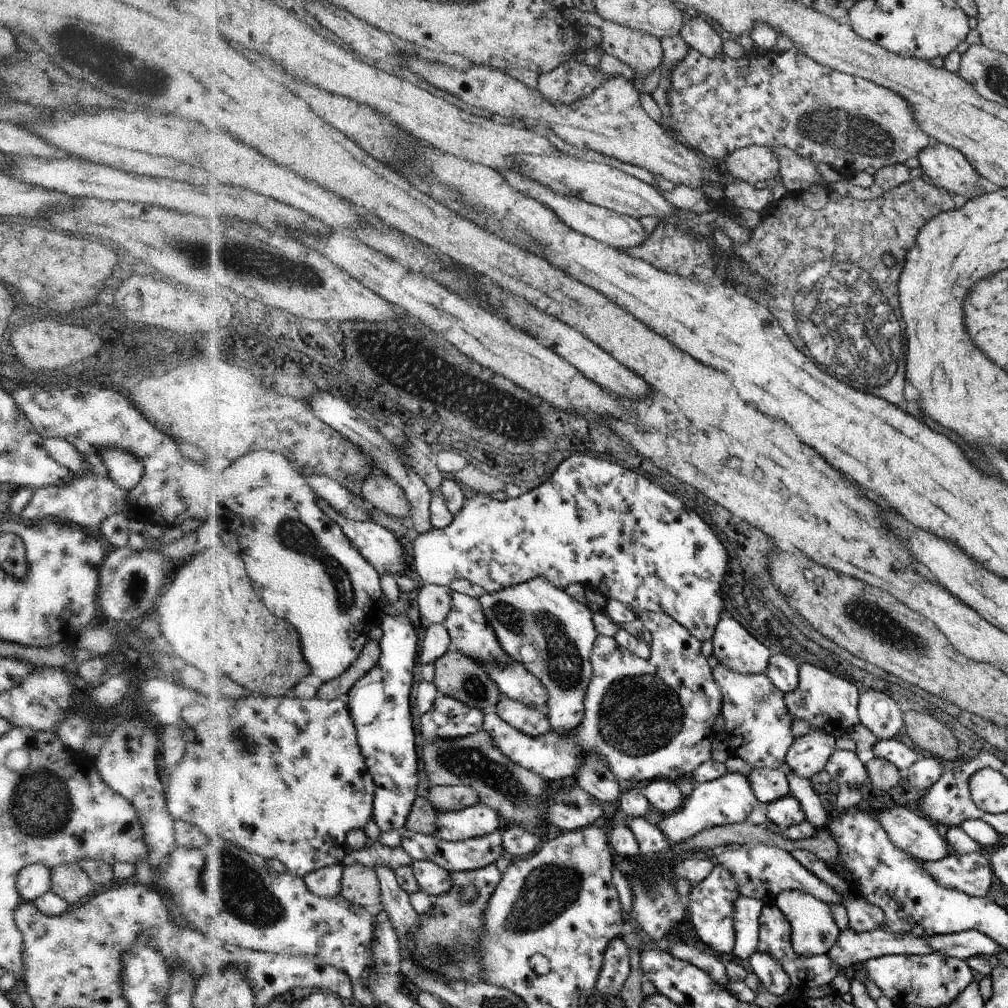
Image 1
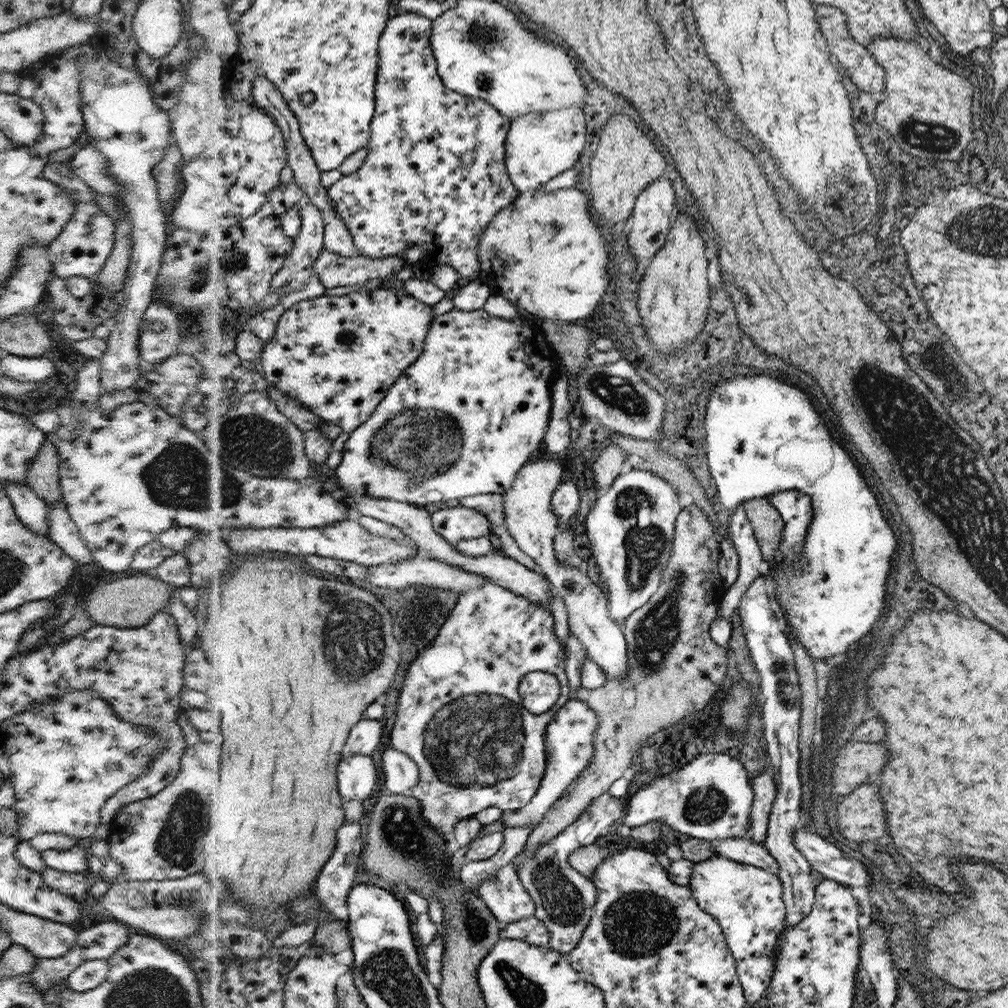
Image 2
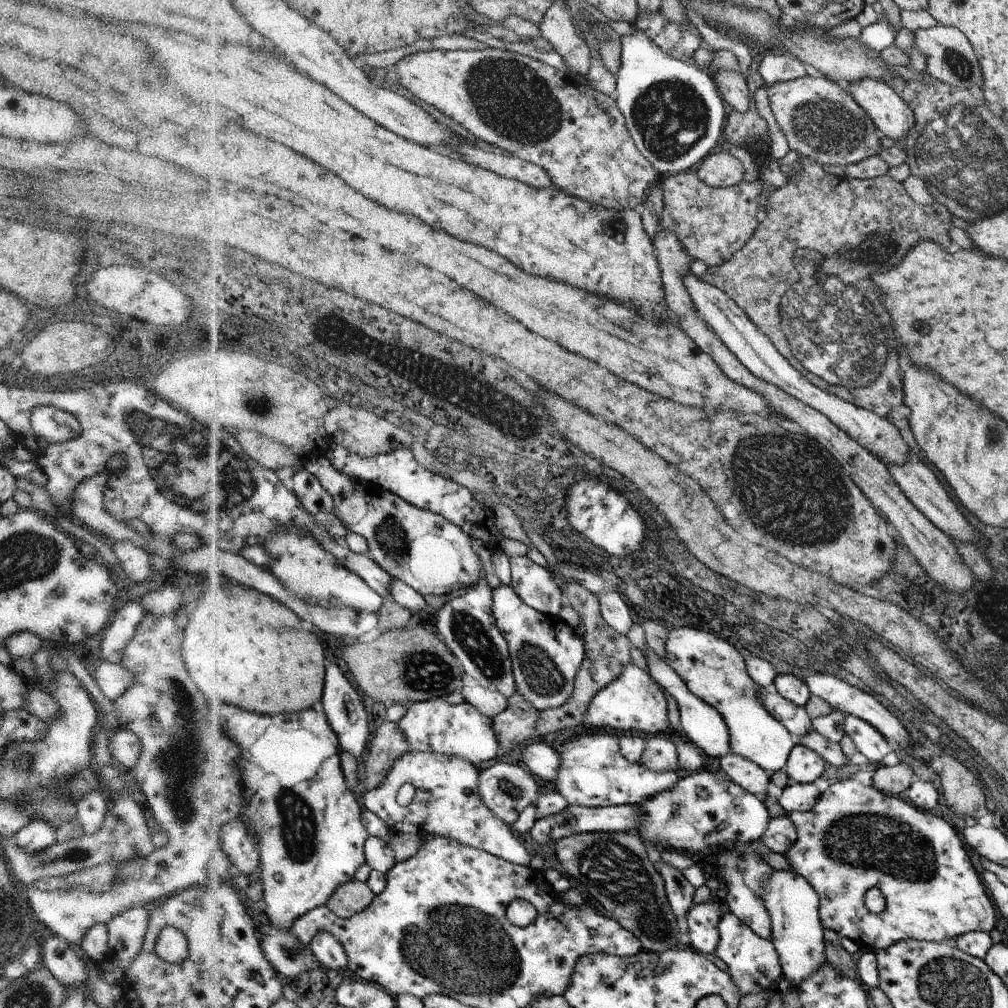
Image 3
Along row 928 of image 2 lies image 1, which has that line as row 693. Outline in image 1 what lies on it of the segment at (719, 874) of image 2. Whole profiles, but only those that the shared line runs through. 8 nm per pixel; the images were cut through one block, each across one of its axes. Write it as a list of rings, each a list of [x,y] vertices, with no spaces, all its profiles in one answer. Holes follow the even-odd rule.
[[[718,664],[712,670],[715,681],[723,690],[722,716],[725,729],[732,738],[731,753],[743,758],[753,769],[783,769],[793,742],[790,716],[785,694],[774,686],[766,673],[743,675]]]

